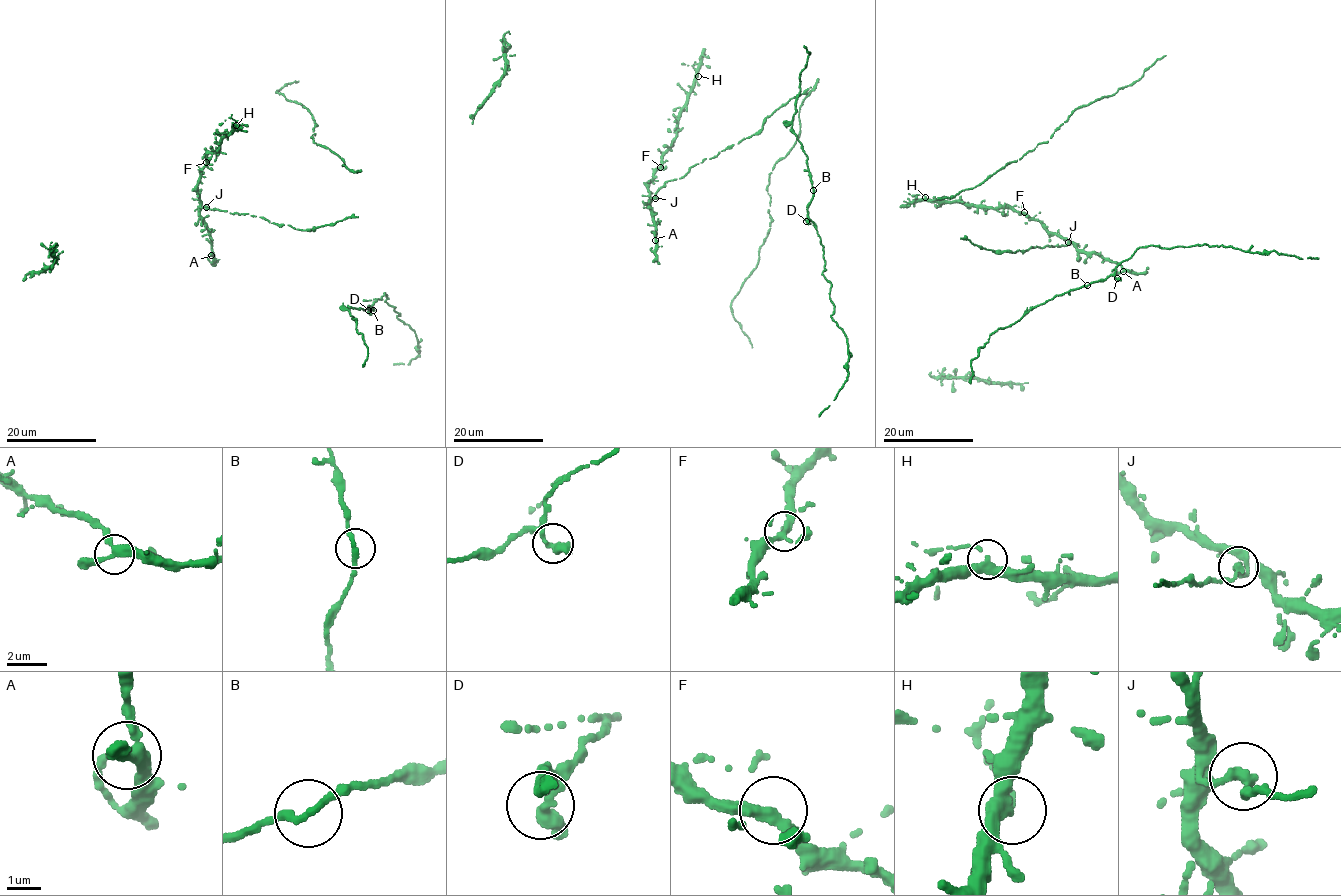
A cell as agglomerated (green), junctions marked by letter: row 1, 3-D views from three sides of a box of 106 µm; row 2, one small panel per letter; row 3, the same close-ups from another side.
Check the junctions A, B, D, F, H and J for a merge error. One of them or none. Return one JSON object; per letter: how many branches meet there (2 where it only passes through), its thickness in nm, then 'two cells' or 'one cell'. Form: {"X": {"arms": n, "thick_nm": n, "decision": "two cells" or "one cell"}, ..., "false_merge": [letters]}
{"A": {"arms": 3, "thick_nm": 280, "decision": "one cell"}, "B": {"arms": 2, "thick_nm": 240, "decision": "one cell"}, "D": {"arms": 2, "thick_nm": 320, "decision": "one cell"}, "F": {"arms": 3, "thick_nm": 280, "decision": "one cell"}, "H": {"arms": 3, "thick_nm": 320, "decision": "one cell"}, "J": {"arms": 2, "thick_nm": 280, "decision": "two cells"}, "false_merge": ["J"]}

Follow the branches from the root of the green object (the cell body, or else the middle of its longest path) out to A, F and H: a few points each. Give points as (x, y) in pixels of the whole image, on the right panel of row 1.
A: (1000, 254), (1023, 252), (1036, 245), (1059, 247), (1072, 242), (1080, 250), (1098, 252), (1116, 262), (1123, 271)
F: (1000, 254), (1023, 252), (1036, 245), (1042, 248), (1070, 244), (1052, 234), (1024, 212)
H: (1000, 254), (1070, 242), (1010, 207), (976, 207), (925, 197)

